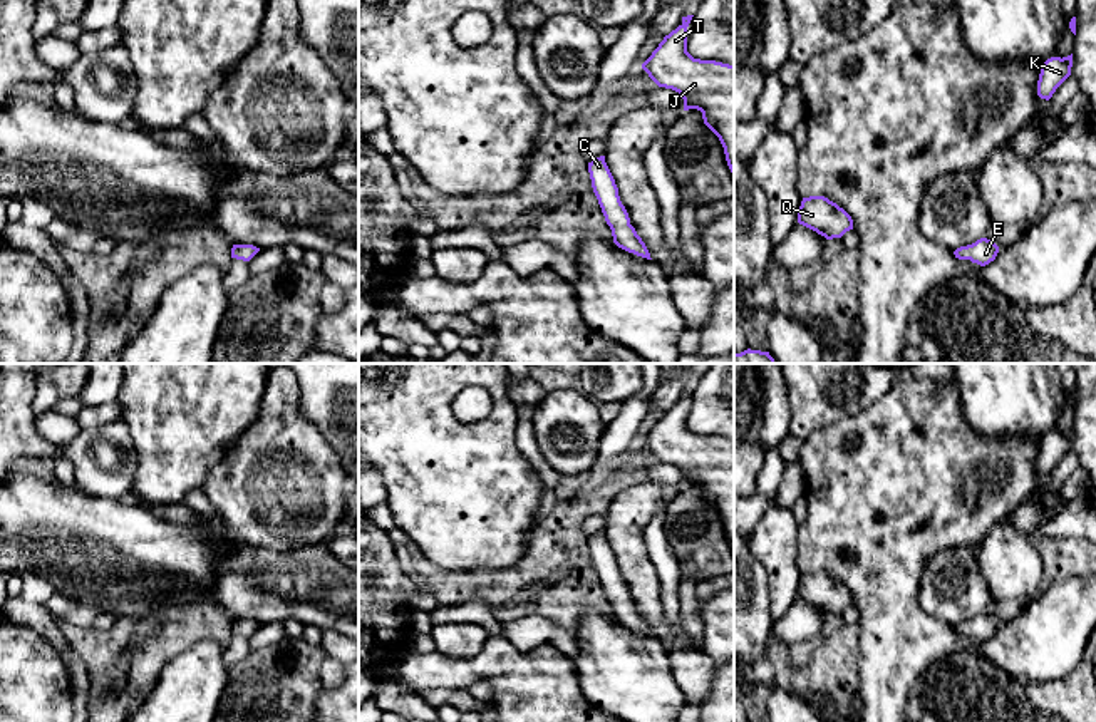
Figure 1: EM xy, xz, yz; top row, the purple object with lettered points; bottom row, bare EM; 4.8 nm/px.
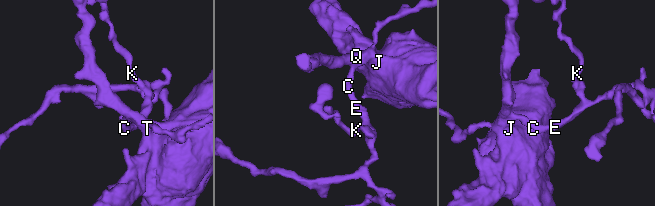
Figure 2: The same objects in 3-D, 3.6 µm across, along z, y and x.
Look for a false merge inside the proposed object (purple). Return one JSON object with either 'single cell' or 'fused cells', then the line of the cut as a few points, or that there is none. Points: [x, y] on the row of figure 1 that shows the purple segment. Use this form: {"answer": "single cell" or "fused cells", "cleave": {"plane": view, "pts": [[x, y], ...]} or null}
{"answer": "single cell", "cleave": null}

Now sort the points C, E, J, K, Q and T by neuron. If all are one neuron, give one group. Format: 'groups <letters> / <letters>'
groups C E J K Q T

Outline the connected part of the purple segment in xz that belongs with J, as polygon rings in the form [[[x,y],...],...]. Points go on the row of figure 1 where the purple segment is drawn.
[[[682,17],[682,23],[664,37],[642,69],[659,87],[679,92],[684,111],[702,112],[704,124],[719,137],[734,176],[734,65],[694,59],[687,52],[692,17]]]

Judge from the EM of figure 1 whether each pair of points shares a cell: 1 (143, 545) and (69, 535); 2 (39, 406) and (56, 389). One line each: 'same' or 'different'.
1: same
2: same

